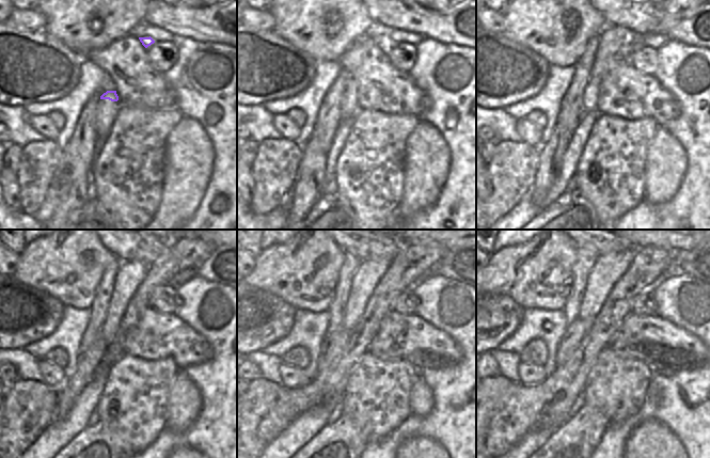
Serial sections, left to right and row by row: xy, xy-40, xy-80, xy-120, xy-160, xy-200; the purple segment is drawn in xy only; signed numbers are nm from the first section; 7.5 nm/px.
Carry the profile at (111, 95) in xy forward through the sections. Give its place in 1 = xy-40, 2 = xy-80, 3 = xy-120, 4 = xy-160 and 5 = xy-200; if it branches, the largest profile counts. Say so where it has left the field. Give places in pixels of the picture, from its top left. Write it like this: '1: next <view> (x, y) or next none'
1: next xy-40 (350, 93)
2: next xy-80 (606, 57)
3: next xy-120 (129, 275)
4: next xy-160 (368, 273)
5: next xy-200 (609, 268)

